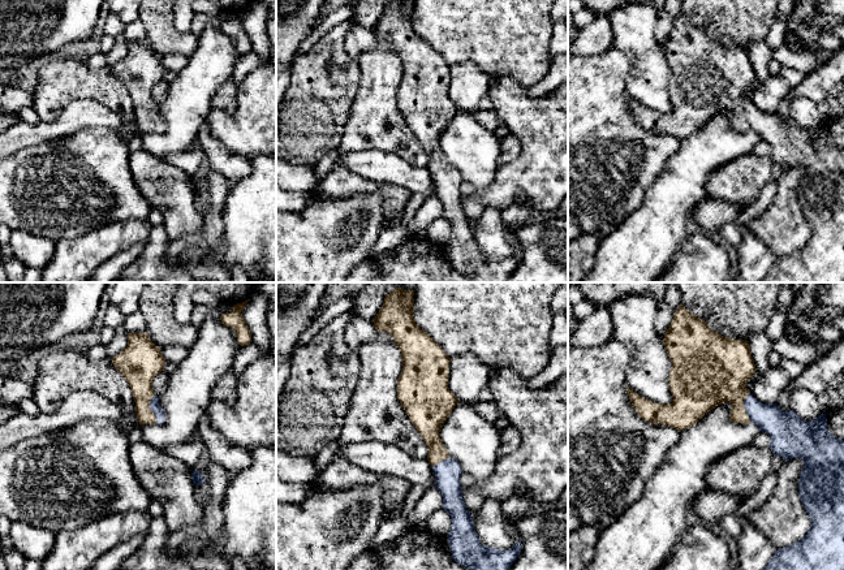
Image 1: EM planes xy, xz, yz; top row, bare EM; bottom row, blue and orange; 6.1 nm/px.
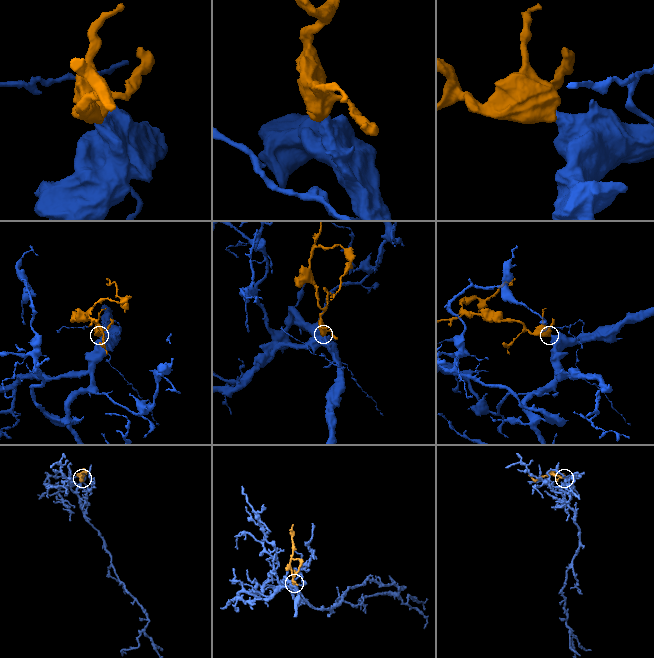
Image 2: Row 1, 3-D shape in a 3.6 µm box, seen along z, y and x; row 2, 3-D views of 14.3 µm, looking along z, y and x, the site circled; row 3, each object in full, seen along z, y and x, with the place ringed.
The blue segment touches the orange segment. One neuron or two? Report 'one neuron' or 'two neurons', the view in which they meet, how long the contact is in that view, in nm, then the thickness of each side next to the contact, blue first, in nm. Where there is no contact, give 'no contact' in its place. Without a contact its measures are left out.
one neuron; meets blue in yz; contact 190 nm long; 180 nm thick on the blue side, 340 nm on the other

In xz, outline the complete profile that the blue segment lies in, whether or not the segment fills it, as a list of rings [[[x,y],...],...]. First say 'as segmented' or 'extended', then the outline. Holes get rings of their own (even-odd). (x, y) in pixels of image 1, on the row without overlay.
extended; [[[392,0],[375,27],[376,40],[386,40],[393,46],[402,65],[402,79],[397,91],[397,104],[409,128],[429,156],[427,169],[435,182],[435,195],[443,204],[443,217],[451,224],[451,239],[447,243],[452,268],[466,276],[471,282],[505,282],[521,262],[521,250],[509,258],[501,259],[481,251],[471,223],[466,219],[462,207],[460,185],[464,181],[460,172],[451,167],[440,147],[442,133],[458,112],[448,96],[451,66],[413,27],[414,0]]]

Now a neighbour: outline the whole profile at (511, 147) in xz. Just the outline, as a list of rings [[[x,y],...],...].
[[[509,134],[500,139],[500,150],[501,152],[498,160],[499,167],[516,160],[520,156],[521,143],[514,135]]]

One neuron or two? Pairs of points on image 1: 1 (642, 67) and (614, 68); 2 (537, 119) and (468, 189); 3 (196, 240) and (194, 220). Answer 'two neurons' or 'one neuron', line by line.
1: two neurons
2: two neurons
3: two neurons

